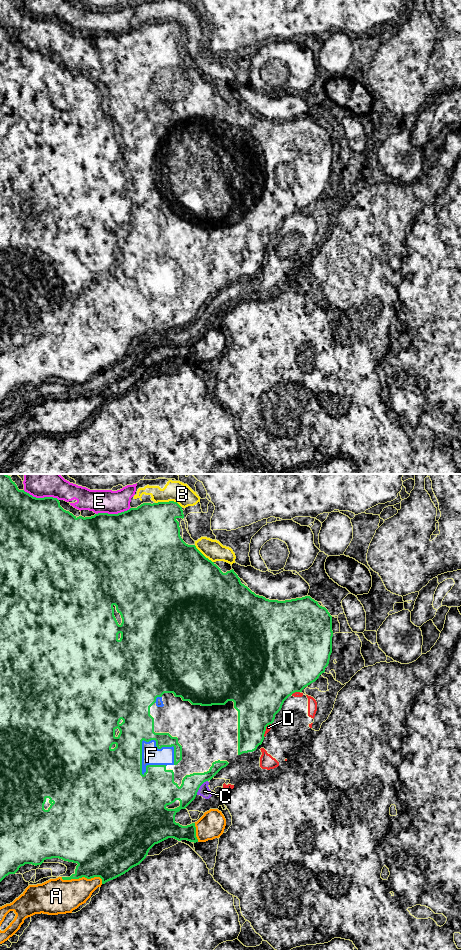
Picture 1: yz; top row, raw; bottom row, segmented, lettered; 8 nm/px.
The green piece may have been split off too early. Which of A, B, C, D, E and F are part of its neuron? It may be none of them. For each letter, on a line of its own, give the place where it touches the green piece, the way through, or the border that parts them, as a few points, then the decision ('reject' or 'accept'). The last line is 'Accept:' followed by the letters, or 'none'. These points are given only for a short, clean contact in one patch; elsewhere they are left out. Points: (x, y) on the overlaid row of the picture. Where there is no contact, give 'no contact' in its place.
A: yz (83, 876) | reject
B: yz (168, 502) | reject
C: yz (199, 787) | reject
D: yz (265, 730) | reject
E: yz (41, 498) | reject
F: yz (143, 739) | accept
Accept: F

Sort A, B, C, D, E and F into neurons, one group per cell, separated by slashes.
A / B / C D / E / F

